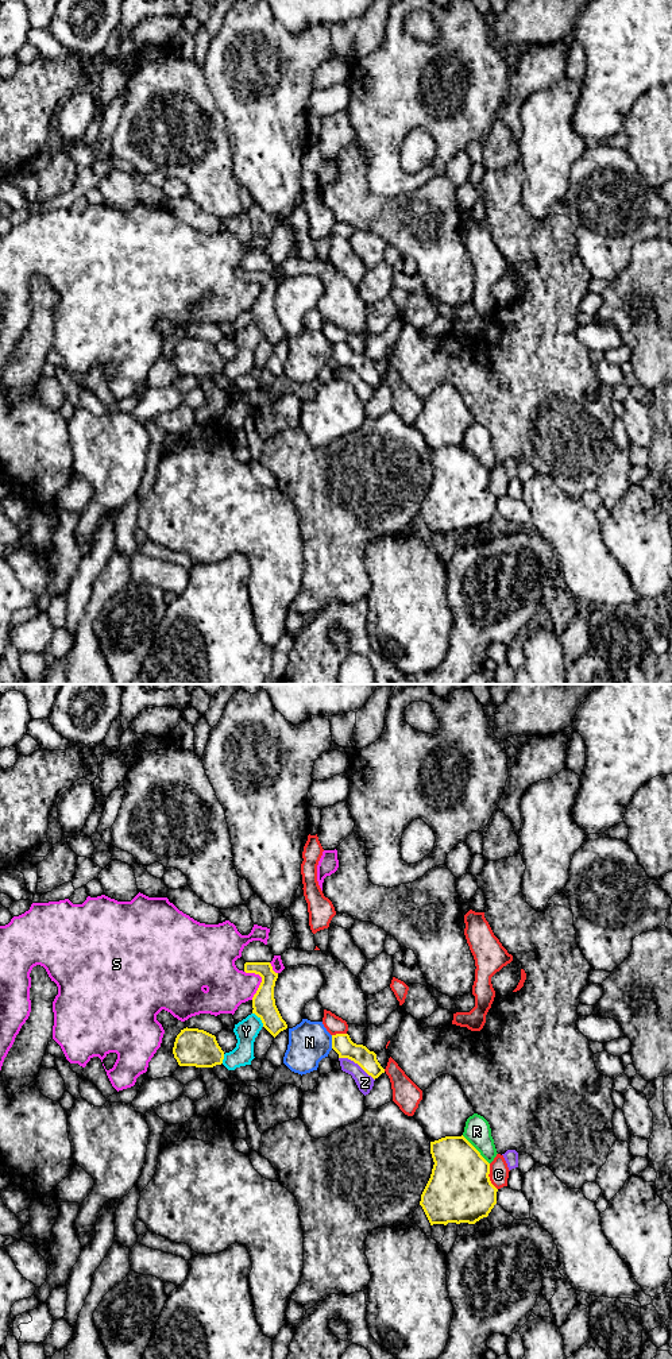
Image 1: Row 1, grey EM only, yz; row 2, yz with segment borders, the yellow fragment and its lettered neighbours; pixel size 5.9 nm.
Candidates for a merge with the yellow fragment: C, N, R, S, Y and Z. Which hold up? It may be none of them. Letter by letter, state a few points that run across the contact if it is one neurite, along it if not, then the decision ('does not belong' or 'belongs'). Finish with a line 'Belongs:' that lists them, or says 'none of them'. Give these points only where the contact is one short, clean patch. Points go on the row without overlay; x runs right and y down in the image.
C: does not belong
N: yz (331, 344), (332, 356) | does not belong
R: does not belong
S: does not belong
Y: does not belong
Z: does not belong
Belongs: none of them

